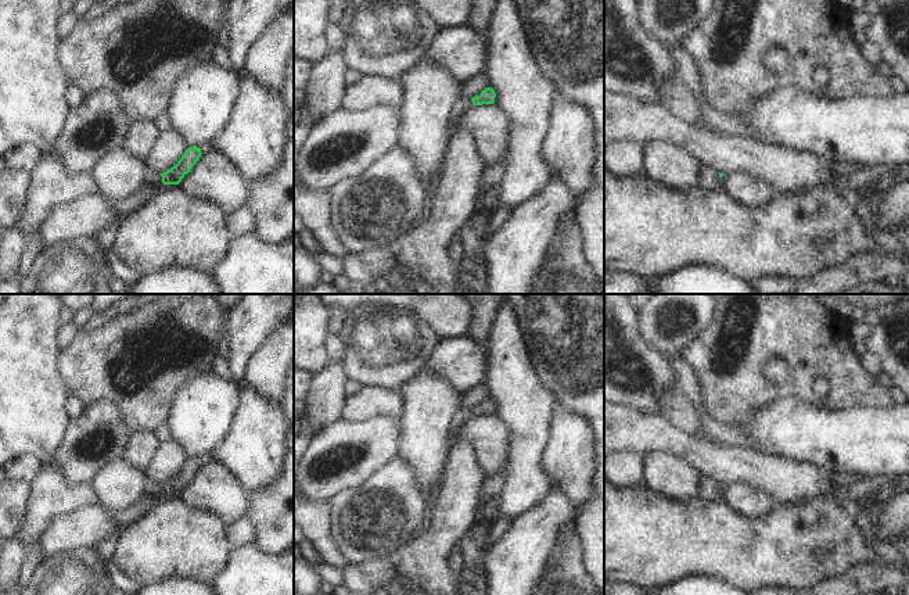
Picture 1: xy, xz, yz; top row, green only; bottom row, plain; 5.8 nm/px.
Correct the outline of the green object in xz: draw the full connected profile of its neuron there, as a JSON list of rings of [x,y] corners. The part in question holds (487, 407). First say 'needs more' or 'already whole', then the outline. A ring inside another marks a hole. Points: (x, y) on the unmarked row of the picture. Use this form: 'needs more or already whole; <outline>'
needs more; [[[492,398],[481,402],[479,406],[470,409],[460,408],[453,413],[453,419],[449,423],[446,449],[449,451],[459,440],[457,433],[464,422],[473,416],[493,415],[496,404]]]

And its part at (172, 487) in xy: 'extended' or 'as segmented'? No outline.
extended

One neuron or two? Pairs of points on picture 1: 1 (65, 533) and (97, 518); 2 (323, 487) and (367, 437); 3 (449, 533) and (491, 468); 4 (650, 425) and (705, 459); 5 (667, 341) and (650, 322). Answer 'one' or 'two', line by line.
1: one
2: one
3: two
4: one
5: one

